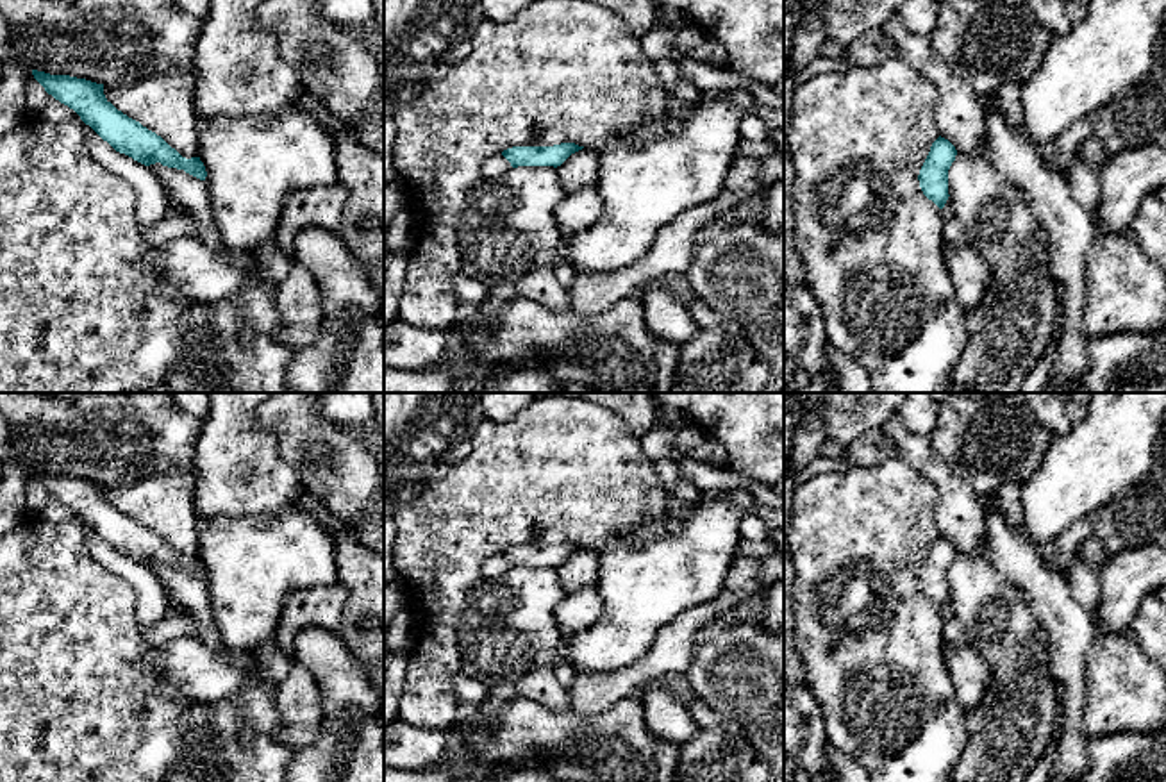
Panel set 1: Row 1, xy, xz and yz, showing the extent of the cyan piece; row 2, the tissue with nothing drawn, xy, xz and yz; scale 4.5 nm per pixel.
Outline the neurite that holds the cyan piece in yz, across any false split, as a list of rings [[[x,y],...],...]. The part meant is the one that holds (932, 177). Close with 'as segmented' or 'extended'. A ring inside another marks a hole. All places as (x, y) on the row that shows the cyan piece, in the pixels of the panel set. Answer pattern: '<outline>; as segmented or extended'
[[[937,137],[920,170],[918,180],[923,195],[932,200],[939,209],[945,207],[948,200],[948,170],[955,161],[955,146],[945,139]]]; as segmented

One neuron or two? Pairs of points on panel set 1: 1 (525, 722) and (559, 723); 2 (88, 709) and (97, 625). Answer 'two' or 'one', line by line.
1: one
2: one

